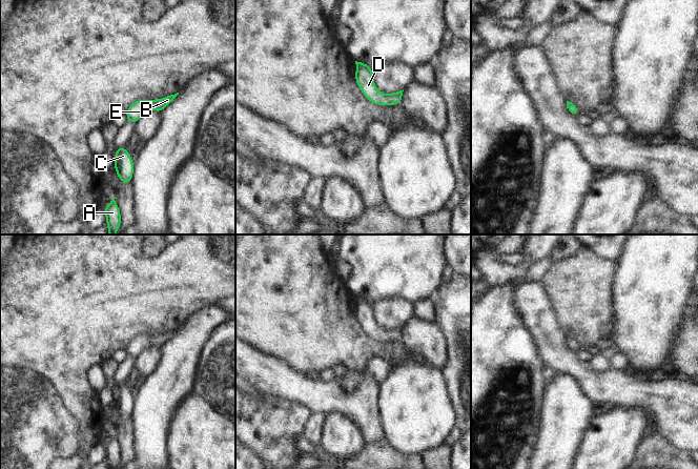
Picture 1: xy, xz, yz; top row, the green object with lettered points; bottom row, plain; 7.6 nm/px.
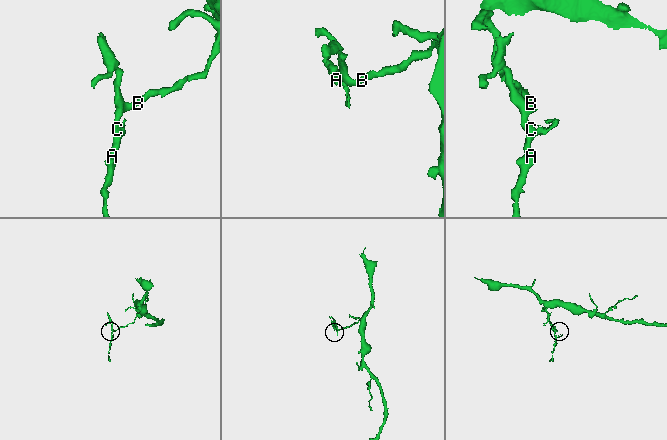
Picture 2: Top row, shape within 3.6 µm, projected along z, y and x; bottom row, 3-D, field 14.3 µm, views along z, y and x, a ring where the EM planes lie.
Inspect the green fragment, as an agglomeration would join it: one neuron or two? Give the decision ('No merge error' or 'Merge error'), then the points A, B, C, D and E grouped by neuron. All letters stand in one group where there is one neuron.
No merge error. Groups: A B C D E

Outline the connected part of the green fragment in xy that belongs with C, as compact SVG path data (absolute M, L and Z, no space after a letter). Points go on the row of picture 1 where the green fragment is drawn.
M117 147L115 159L115 170L121 182L128 184L134 176L134 161L129 152L123 147Z

